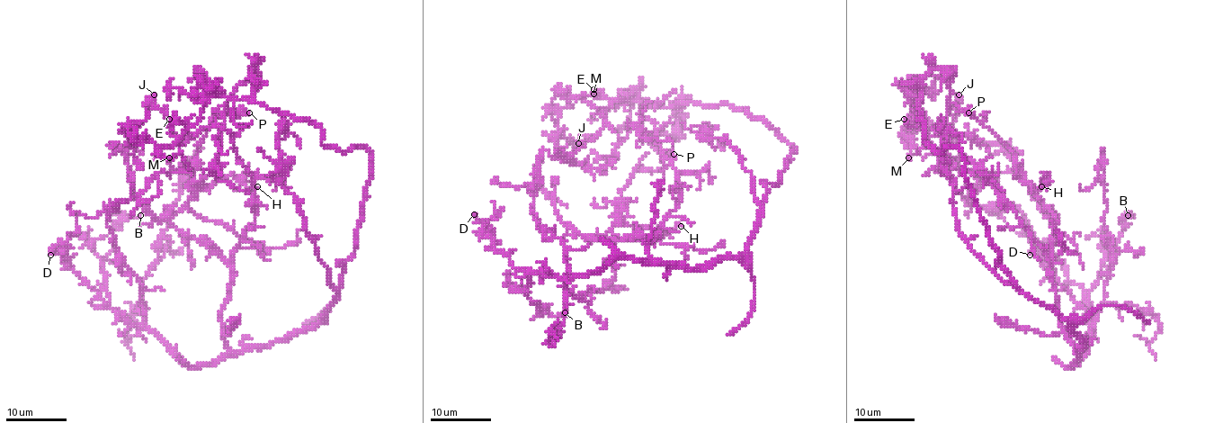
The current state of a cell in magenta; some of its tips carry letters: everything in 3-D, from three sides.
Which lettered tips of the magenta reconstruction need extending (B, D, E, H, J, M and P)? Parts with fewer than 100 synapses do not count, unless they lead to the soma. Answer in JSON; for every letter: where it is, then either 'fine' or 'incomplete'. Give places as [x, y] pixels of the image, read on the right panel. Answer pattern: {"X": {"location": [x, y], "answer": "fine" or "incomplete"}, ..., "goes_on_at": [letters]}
{"B": {"location": [1128, 215], "answer": "fine"}, "D": {"location": [1030, 255], "answer": "fine"}, "E": {"location": [904, 119], "answer": "fine"}, "H": {"location": [1041, 186], "answer": "fine"}, "J": {"location": [959, 94], "answer": "fine"}, "M": {"location": [908, 157], "answer": "fine"}, "P": {"location": [968, 112], "answer": "fine"}, "goes_on_at": []}

